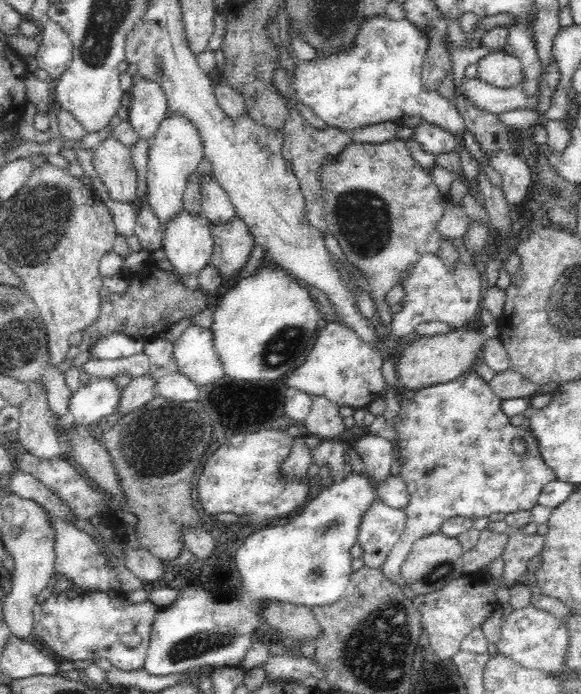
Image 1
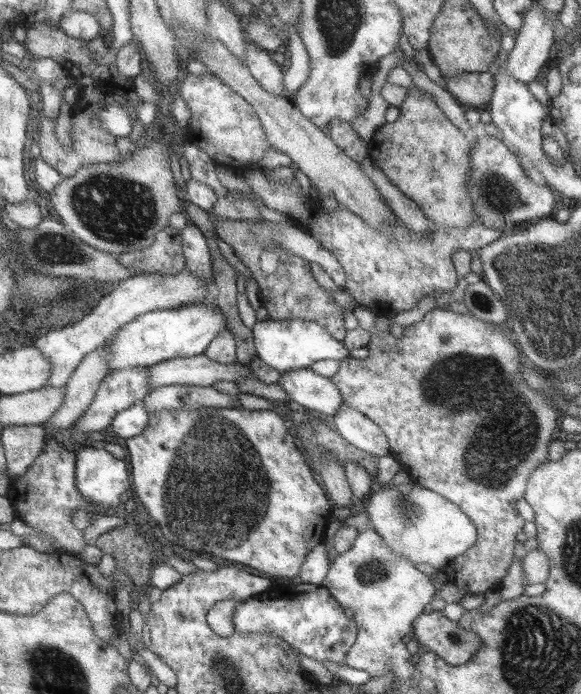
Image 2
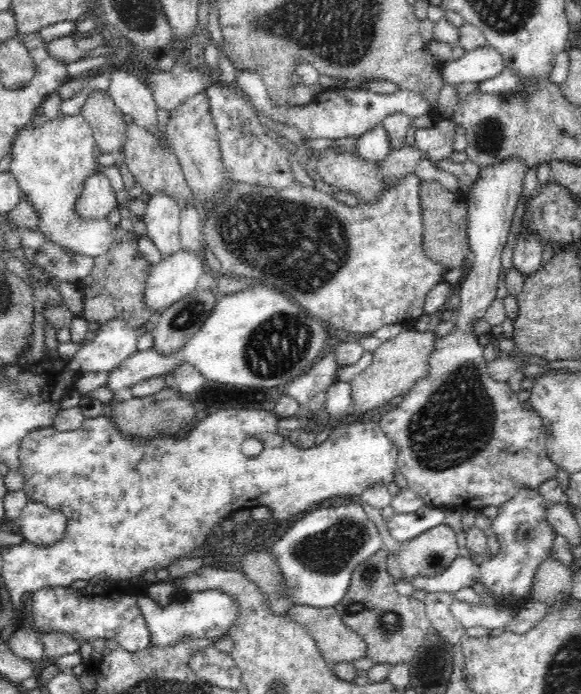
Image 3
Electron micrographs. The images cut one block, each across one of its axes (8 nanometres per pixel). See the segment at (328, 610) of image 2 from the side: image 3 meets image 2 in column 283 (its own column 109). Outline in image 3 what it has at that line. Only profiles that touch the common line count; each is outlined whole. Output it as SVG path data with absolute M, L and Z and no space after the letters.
M54 586L45 587L32 595L32 620L36 630L42 633L49 633L58 631L70 635L72 639L80 643L78 646L78 653L82 657L84 663L90 658L93 651L92 641L95 638L102 638L106 641L113 640L120 645L126 652L135 653L147 648L151 642L151 631L148 630L144 614L140 611L138 606L138 595L134 593L129 594L92 594L92 592L83 592L78 594L78 590L72 587Z

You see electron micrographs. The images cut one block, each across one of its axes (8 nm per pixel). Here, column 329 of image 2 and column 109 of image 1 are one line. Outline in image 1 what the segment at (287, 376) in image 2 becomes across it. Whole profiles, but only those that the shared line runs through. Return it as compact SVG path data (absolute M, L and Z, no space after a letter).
M92 378L72 394L66 419L83 429L98 420L106 422L116 412L122 392L114 380Z

